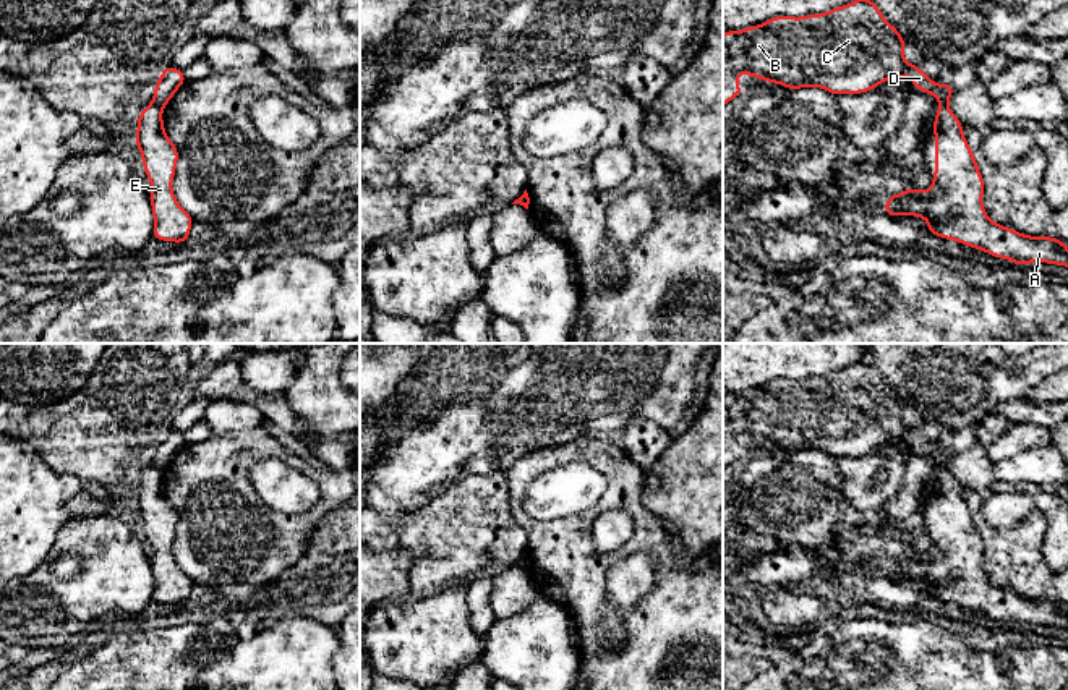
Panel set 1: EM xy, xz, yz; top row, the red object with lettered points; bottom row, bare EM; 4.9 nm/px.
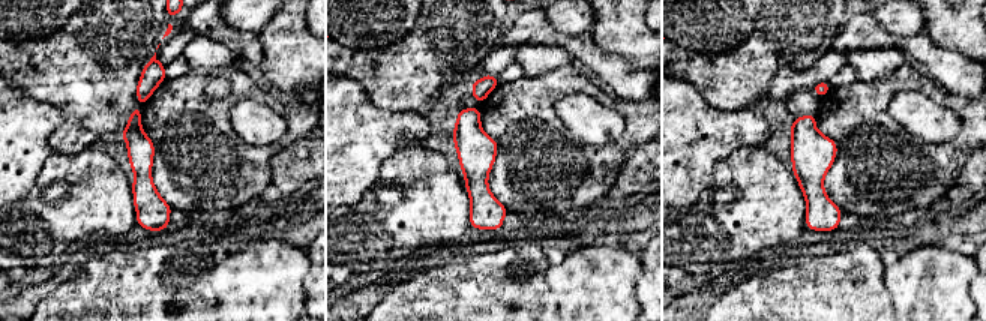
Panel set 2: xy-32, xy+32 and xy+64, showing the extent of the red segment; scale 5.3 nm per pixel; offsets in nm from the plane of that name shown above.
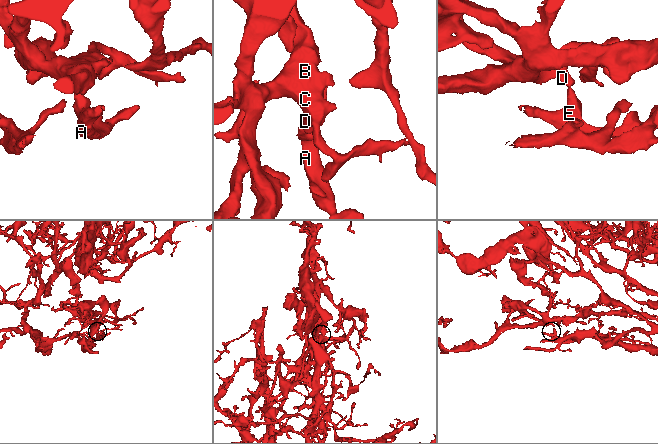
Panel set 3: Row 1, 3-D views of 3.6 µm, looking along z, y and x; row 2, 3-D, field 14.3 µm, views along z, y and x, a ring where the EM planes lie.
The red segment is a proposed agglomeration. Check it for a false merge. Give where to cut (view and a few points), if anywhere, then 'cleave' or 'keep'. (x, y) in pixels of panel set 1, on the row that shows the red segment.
cut in xy along (153, 101), (162, 107); cleave

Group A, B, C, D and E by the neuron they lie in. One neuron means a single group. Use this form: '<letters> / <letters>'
A E / B C D

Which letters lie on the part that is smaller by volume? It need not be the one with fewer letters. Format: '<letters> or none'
A, E

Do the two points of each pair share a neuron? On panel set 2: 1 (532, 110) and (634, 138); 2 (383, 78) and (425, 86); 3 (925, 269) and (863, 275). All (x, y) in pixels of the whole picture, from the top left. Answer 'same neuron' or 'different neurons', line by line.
1: same neuron
2: same neuron
3: different neurons

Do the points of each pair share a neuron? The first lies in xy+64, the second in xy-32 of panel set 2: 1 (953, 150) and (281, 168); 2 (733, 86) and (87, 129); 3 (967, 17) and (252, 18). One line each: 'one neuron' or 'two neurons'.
1: two neurons
2: one neuron
3: two neurons

